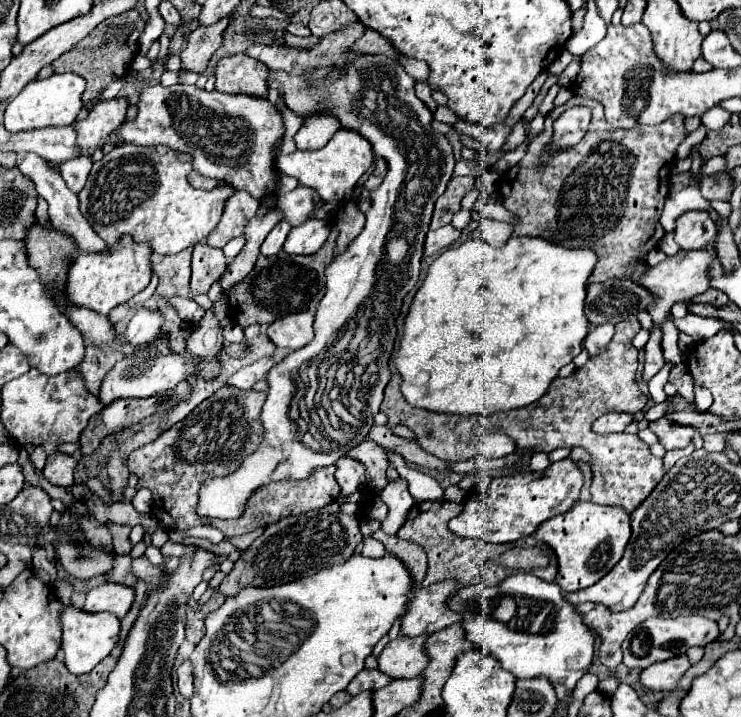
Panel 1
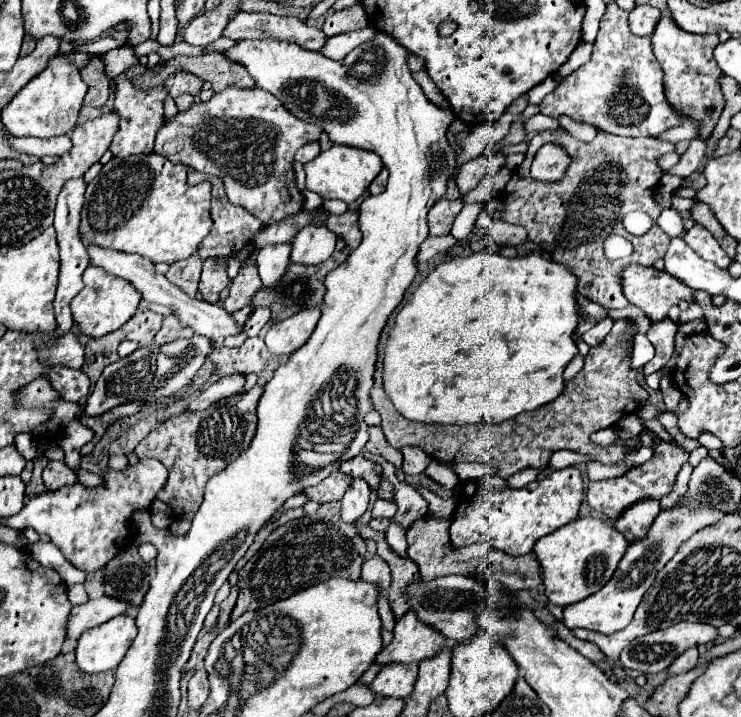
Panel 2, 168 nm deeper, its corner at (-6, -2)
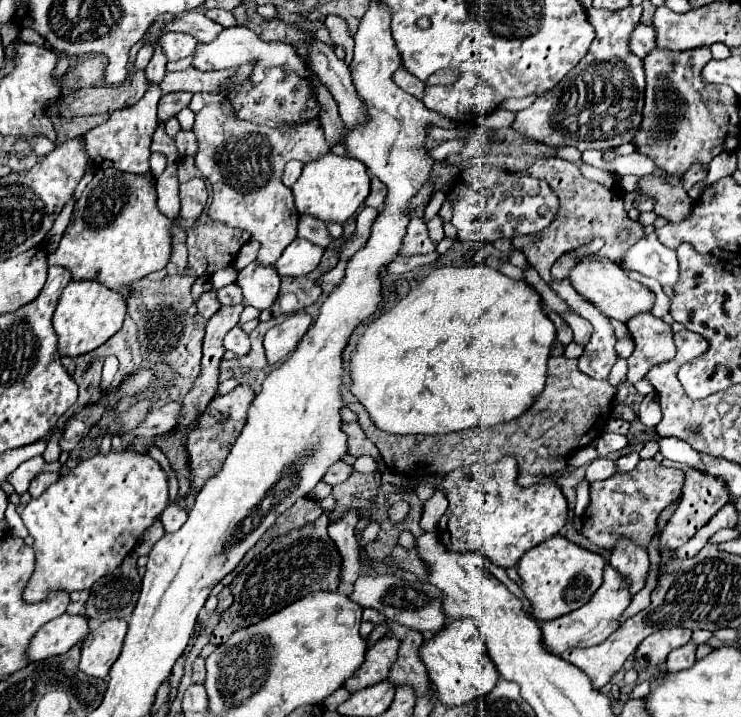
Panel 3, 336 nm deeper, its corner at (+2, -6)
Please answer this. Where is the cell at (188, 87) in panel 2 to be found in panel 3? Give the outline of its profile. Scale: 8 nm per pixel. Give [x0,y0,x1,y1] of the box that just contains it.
[157,93,191,123]

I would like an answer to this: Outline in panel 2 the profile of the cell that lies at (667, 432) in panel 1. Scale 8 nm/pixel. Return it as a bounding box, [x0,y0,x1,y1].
[587,441,689,519]

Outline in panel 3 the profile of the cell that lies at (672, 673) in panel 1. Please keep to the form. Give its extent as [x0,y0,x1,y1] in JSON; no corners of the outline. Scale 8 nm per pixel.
[667,641,697,671]

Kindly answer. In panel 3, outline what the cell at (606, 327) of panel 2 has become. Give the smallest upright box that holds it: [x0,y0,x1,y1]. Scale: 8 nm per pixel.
[561,311,593,345]

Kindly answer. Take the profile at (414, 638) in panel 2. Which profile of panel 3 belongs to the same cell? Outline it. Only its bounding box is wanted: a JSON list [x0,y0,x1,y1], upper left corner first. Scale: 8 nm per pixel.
[343,637,399,693]

